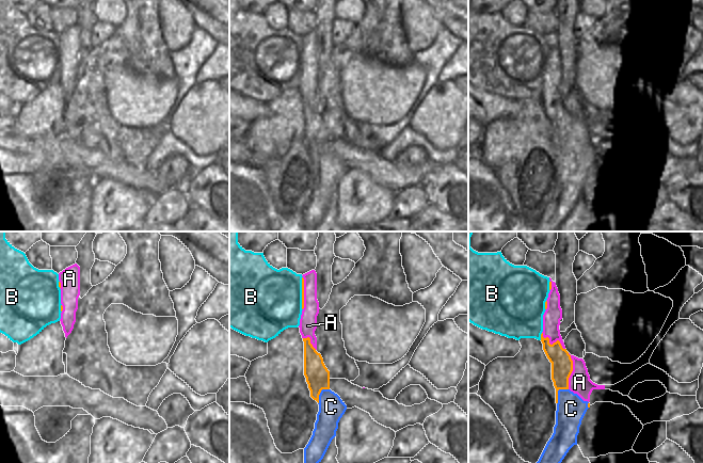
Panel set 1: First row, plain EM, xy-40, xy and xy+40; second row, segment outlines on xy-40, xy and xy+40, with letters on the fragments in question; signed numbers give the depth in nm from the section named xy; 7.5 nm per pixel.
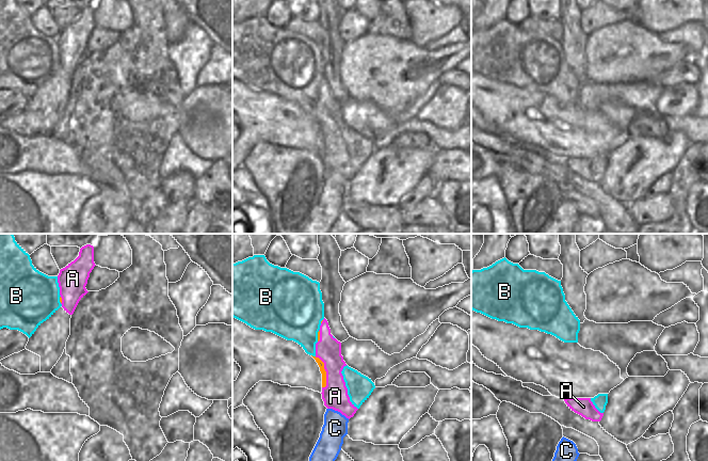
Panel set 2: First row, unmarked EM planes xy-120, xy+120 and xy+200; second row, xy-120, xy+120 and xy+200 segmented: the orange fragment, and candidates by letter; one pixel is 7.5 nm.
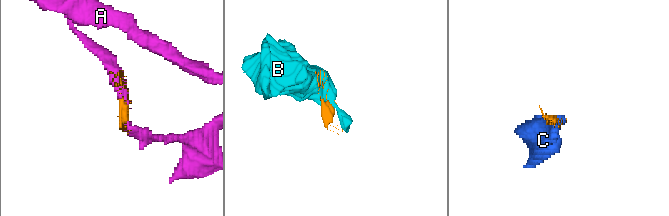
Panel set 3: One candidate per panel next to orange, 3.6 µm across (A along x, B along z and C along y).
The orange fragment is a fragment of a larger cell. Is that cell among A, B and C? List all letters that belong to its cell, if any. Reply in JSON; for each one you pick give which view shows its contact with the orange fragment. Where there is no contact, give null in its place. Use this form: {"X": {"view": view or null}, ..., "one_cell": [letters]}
{"B": {"view": "xy"}, "C": {"view": "xy+40"}, "one_cell": ["B", "C"]}

